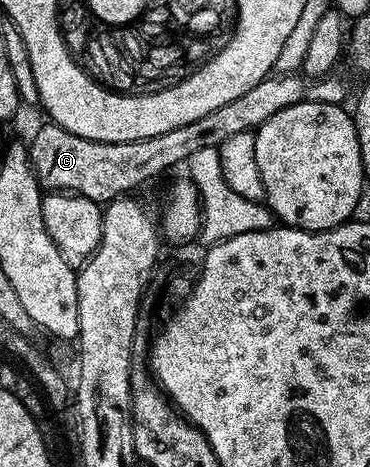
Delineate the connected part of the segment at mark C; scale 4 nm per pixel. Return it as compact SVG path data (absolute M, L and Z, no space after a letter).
M300 72L267 76L255 83L251 91L243 91L243 95L237 96L231 103L223 103L223 107L203 115L203 119L194 119L183 127L163 131L163 135L147 139L92 141L58 125L45 123L34 135L33 142L28 142L29 162L42 190L78 193L98 203L116 201L119 197L137 191L133 189L147 184L152 177L176 165L184 166L189 157L202 147L220 147L224 141L231 139L231 135L255 131L267 123L271 115L283 111L283 107L291 107L300 101L341 105L349 89L343 78L335 76L311 79L302 76Z

